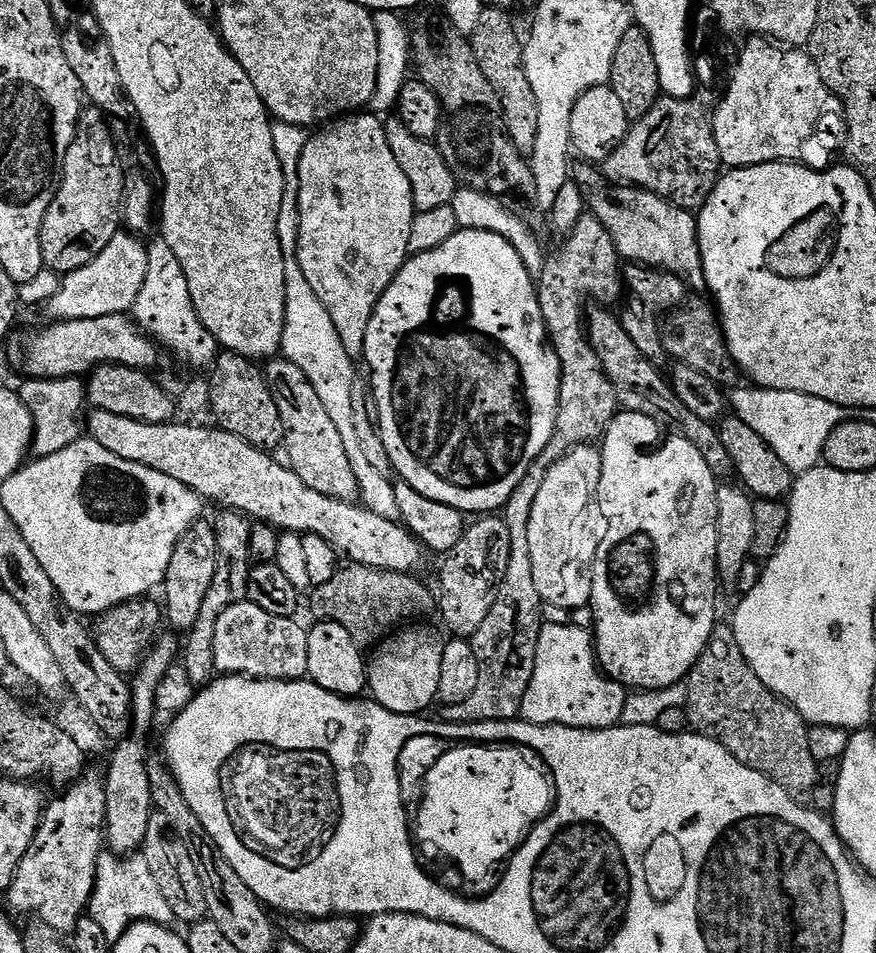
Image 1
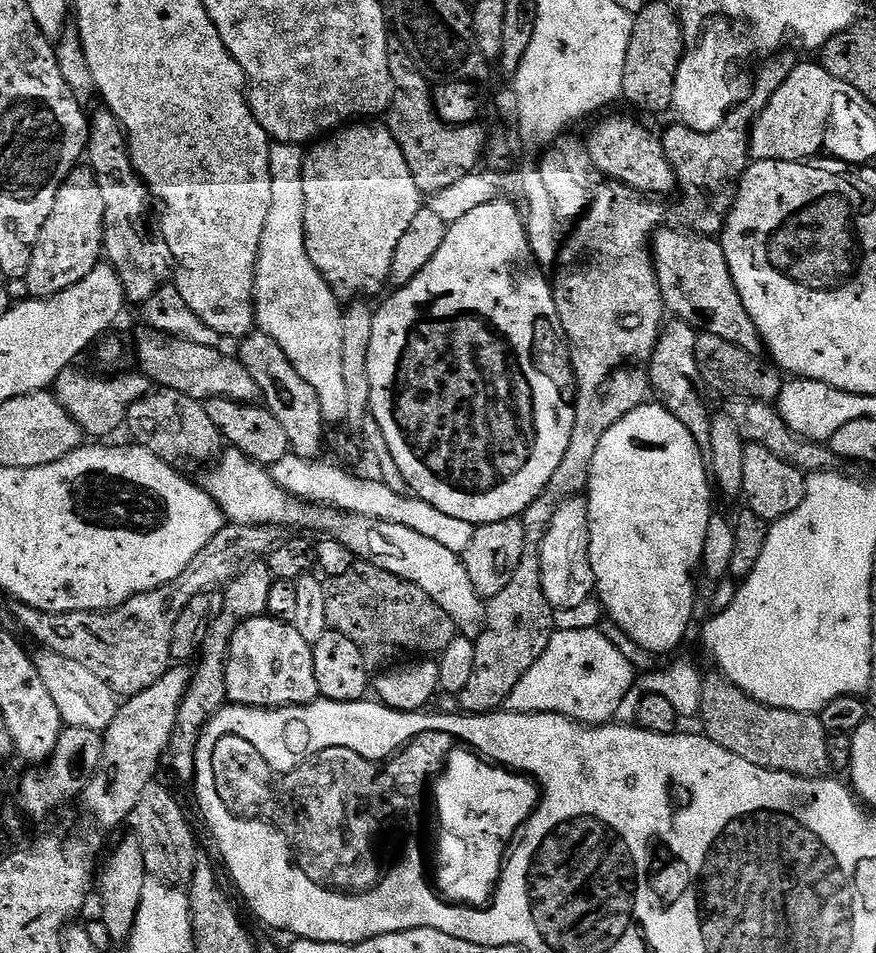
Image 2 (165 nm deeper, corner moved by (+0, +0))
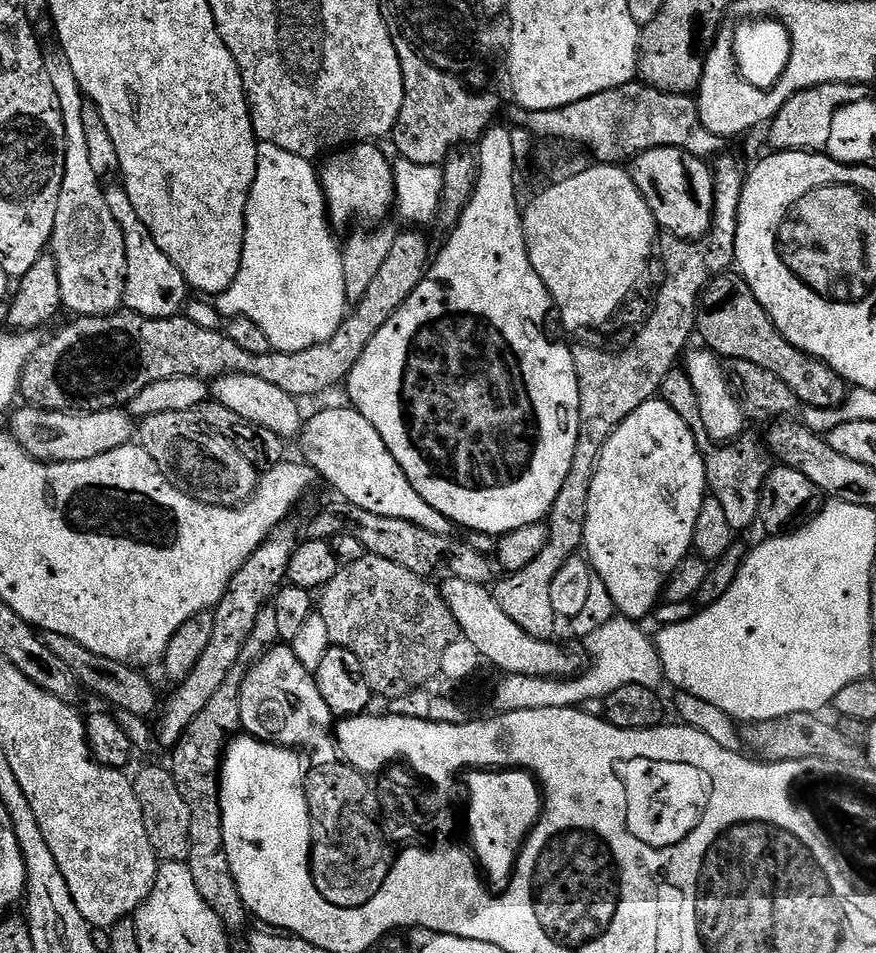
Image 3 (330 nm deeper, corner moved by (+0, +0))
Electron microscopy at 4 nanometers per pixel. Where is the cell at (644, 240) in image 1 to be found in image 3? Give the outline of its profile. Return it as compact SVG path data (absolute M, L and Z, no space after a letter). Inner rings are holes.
M725 274L711 280L700 297L697 312L697 333L711 351L723 359L754 362L770 370L799 398L801 405L809 408L836 408L846 399L849 385L826 362L807 356L781 334L766 310L754 298L754 290L739 274Z

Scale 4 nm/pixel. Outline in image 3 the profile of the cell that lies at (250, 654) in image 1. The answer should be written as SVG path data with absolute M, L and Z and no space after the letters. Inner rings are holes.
M290 646L268 649L268 652L262 654L262 658L258 658L258 662L254 662L254 666L249 668L242 682L240 727L247 735L253 736L256 740L265 740L267 744L279 744L282 748L300 749L305 753L313 752L317 765L333 763L338 756L338 749L334 743L334 717L330 706L326 706L322 699L315 675L308 672L302 666L302 662L298 662L298 654L294 654Z

